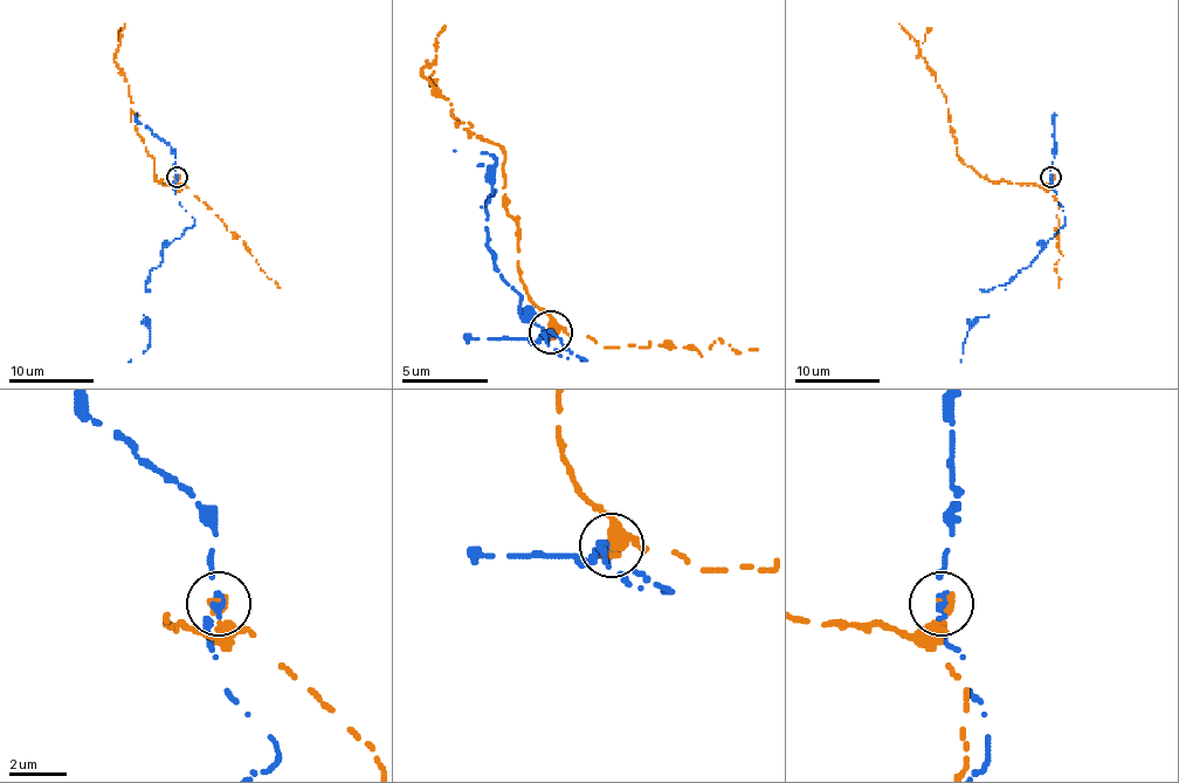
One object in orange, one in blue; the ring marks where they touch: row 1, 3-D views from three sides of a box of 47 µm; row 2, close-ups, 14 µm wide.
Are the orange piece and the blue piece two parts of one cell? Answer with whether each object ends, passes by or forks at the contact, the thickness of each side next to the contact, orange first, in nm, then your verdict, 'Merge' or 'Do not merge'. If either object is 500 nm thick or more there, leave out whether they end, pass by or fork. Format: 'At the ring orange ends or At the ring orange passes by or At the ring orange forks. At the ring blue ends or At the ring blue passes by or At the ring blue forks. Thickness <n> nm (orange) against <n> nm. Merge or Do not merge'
At the ring orange ends. At the ring blue passes by. Thickness 360 nm (orange) against 220 nm. Do not merge

